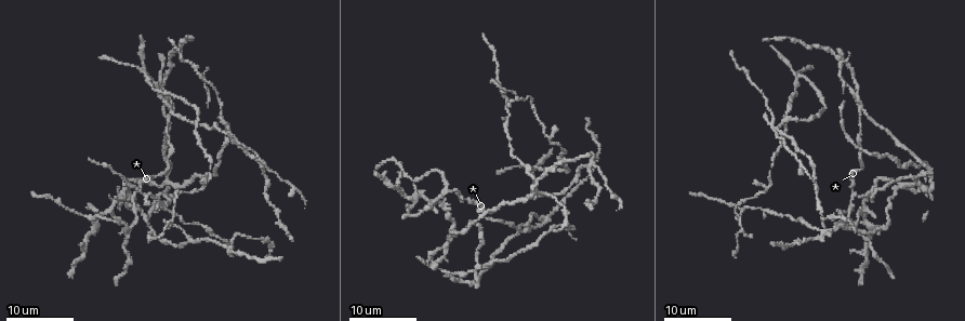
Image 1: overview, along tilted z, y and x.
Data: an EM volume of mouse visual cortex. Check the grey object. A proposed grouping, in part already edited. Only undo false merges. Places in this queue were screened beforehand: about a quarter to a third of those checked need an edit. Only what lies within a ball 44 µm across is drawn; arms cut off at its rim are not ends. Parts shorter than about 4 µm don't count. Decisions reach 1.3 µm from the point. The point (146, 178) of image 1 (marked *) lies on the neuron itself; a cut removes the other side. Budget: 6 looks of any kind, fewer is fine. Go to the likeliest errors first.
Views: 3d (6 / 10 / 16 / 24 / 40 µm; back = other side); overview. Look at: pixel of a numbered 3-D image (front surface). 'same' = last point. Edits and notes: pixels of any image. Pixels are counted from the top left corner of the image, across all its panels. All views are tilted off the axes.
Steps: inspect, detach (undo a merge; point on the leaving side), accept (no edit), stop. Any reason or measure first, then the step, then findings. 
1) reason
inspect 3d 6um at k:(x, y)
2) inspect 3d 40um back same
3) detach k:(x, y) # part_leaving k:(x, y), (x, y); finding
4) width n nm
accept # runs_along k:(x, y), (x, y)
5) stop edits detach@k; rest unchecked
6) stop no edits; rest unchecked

four arms meet
inspect 3d 16um at 1:(516, 234)

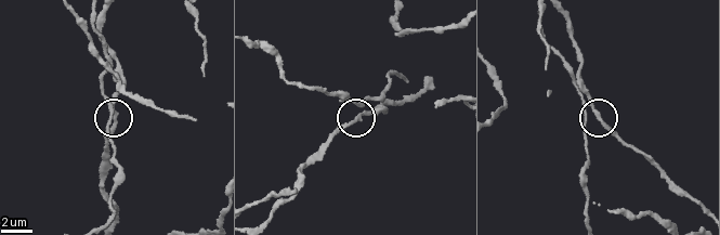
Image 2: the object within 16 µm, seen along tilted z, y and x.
zoom in
inspect 3d 10um at 2:(359, 116)

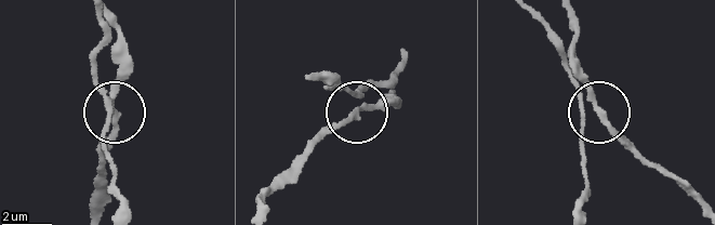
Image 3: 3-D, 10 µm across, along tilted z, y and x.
inspect 3d 10um back at 3:(599, 108)

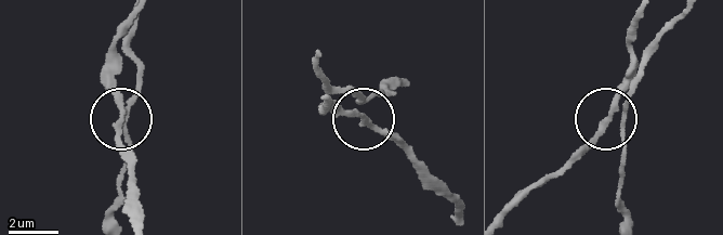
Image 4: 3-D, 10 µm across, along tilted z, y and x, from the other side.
width 180 nm
accept # runs_along 4:(621, 222), (623, 138), (610, 113), (634, 70); one neuron here

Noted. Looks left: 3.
three arms meet
inspect 3d 16um at 1:(130, 229)

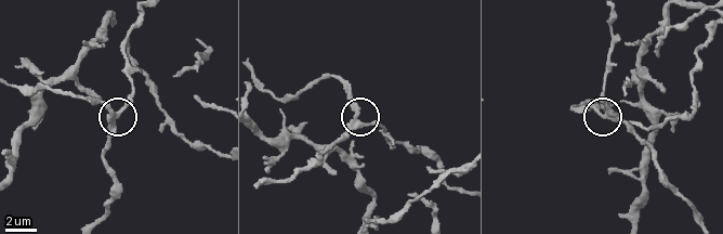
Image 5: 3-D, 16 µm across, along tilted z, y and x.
inspect 3d 6um at 5:(358, 117)

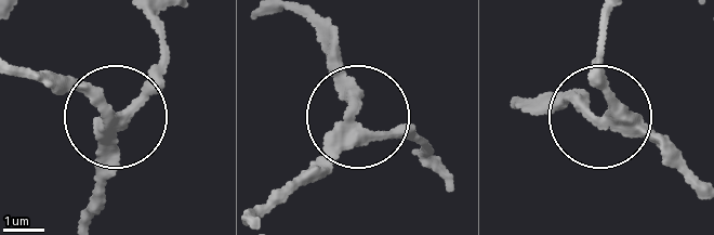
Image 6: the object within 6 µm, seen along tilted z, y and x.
accept # runs_along 6:(435, 161), (422, 140), (361, 128), (290, 182); all the same neuron

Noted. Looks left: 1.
stop no edits; rest unchecked

